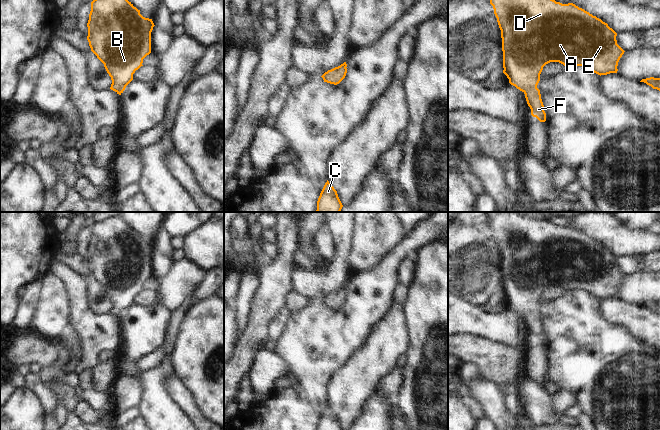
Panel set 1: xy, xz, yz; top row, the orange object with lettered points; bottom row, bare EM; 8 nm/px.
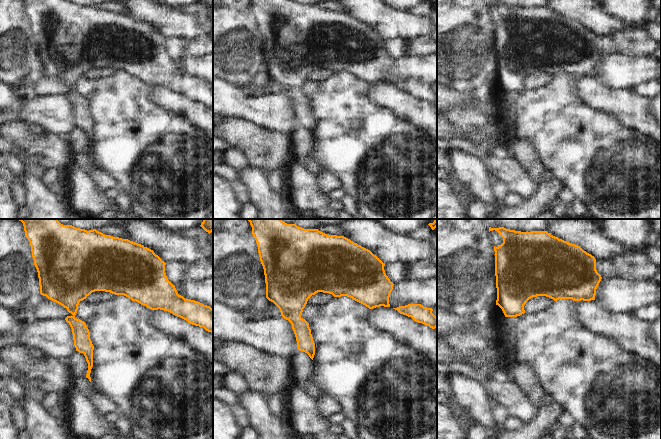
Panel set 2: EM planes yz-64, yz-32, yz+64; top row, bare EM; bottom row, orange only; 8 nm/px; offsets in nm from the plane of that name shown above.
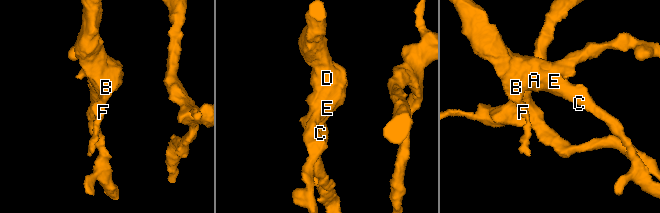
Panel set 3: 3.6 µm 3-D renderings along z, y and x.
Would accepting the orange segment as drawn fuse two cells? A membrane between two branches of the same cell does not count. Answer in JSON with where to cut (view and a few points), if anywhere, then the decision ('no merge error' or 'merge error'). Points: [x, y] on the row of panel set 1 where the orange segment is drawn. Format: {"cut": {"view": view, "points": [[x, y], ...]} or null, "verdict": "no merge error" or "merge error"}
{"cut": null, "verdict": "no merge error"}

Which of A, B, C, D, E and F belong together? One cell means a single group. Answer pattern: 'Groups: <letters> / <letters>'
Groups: A B C D E F.

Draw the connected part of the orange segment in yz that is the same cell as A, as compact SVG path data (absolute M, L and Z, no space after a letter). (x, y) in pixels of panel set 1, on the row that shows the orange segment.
M490 0L501 30L503 73L509 83L525 94L531 115L540 122L546 121L546 113L537 85L543 67L550 62L559 62L566 68L583 66L598 75L617 73L618 62L624 50L617 44L617 33L601 19L573 3L562 4L555 0Z

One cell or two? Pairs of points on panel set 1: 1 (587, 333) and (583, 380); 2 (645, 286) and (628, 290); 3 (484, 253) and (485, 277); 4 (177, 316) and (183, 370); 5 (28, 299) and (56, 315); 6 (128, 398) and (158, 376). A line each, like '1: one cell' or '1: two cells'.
1: one cell
2: one cell
3: one cell
4: two cells
5: two cells
6: two cells

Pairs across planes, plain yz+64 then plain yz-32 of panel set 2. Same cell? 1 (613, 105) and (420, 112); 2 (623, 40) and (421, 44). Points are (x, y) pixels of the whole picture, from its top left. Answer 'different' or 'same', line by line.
1: same
2: same

